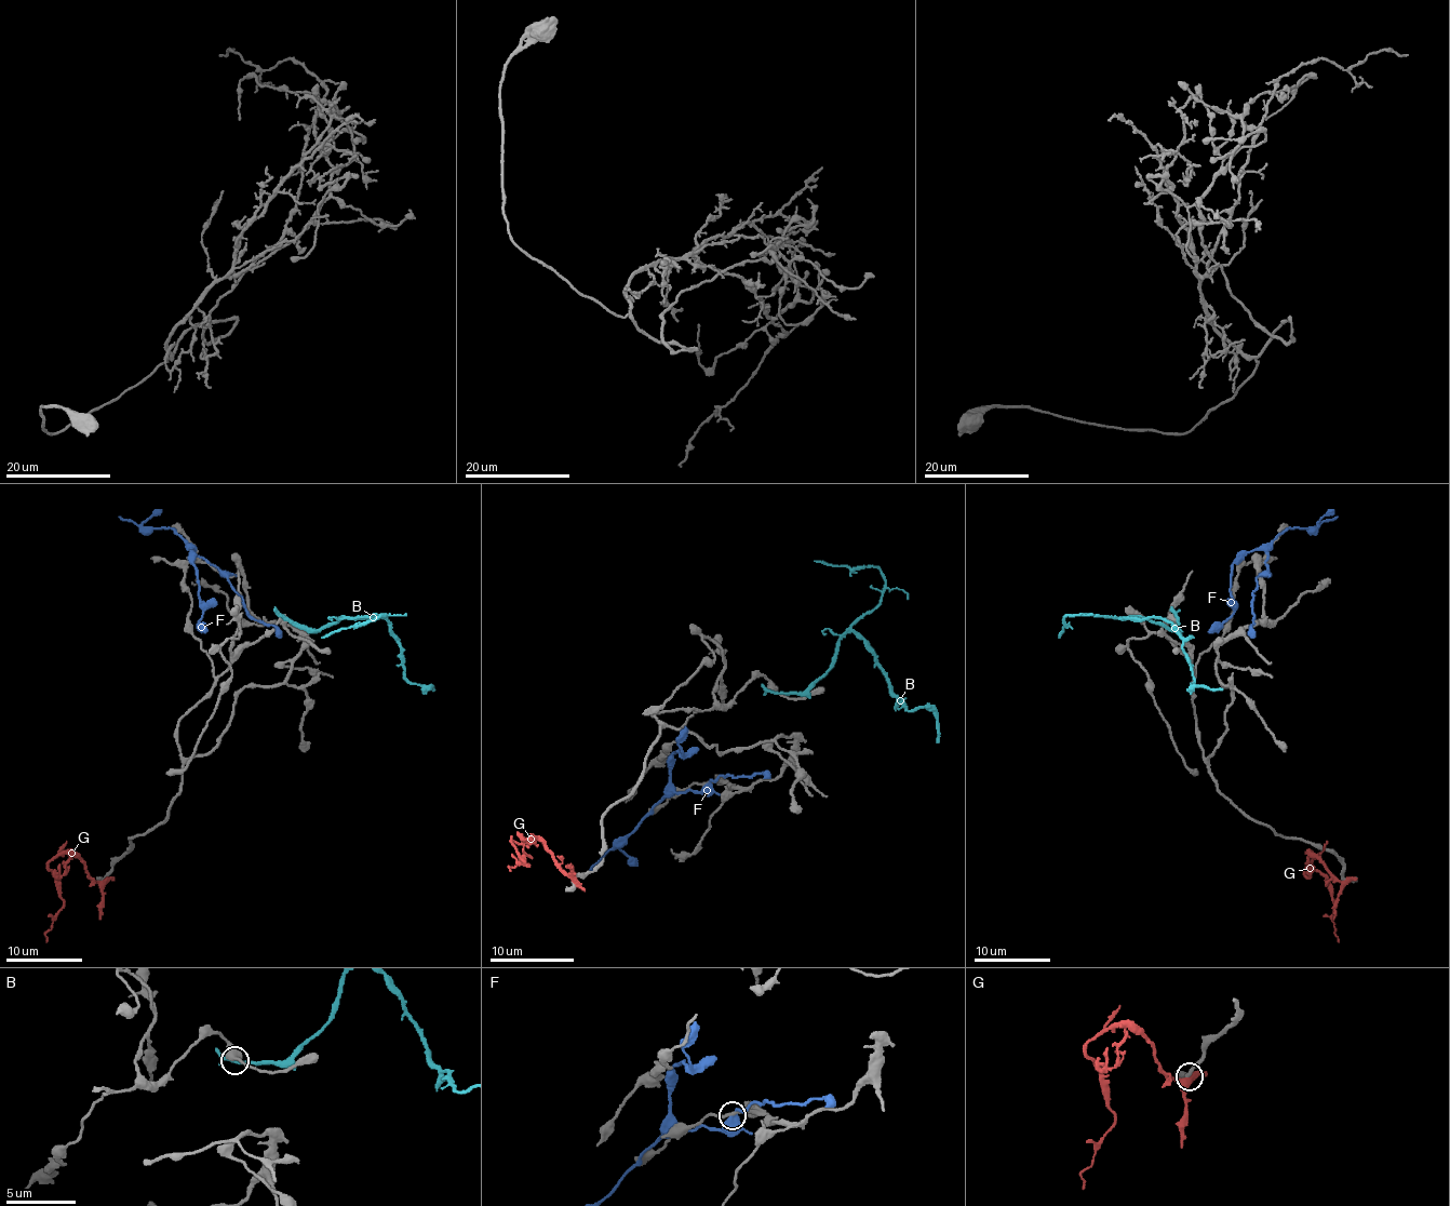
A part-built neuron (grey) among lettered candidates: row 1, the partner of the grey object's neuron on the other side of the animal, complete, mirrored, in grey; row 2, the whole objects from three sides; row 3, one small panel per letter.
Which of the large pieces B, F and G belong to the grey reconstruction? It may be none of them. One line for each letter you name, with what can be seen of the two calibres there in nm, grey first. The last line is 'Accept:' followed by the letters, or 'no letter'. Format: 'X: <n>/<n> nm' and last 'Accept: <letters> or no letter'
Accept: no letter

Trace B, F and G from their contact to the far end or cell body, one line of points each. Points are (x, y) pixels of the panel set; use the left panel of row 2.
B: (284, 618), (316, 631), (341, 616), (386, 619), (399, 641), (404, 677), (431, 689)
F: (226, 576), (191, 551), (203, 614), (199, 624), (204, 631)
G: (104, 881), (94, 881), (71, 854), (56, 856), (47, 867), (64, 901), (44, 934), (47, 941)

